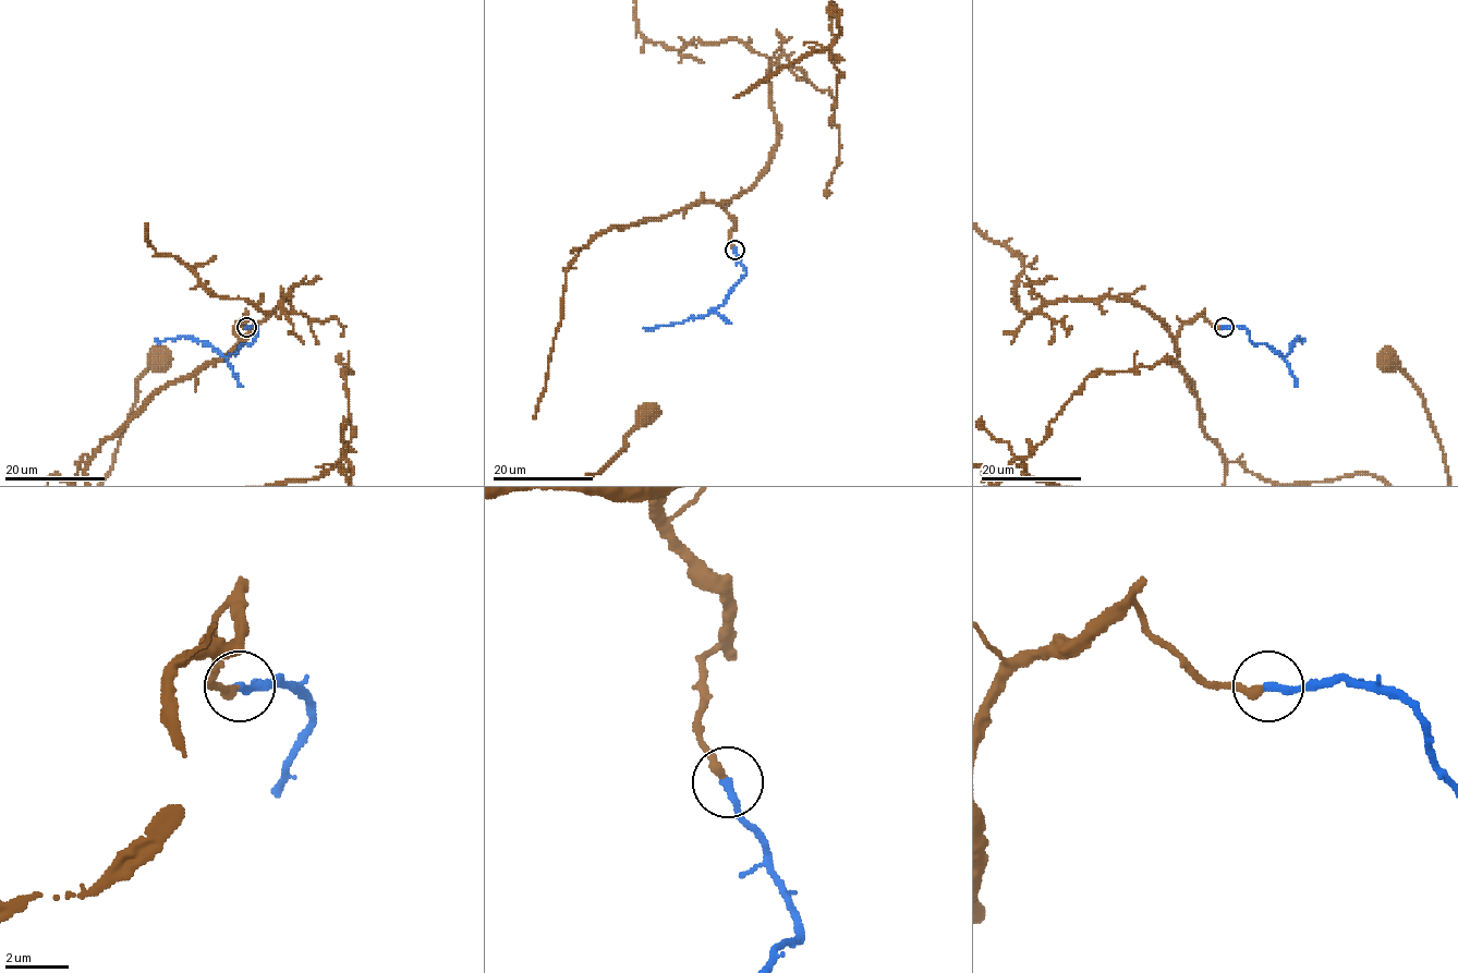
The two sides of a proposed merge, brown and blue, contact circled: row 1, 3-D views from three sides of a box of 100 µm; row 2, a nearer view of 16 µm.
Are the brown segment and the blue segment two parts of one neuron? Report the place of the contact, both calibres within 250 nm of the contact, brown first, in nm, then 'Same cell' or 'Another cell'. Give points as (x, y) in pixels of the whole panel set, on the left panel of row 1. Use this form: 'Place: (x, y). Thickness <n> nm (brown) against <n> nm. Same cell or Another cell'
Place: (246, 327). Thickness 280 nm (brown) against 260 nm. Same cell

